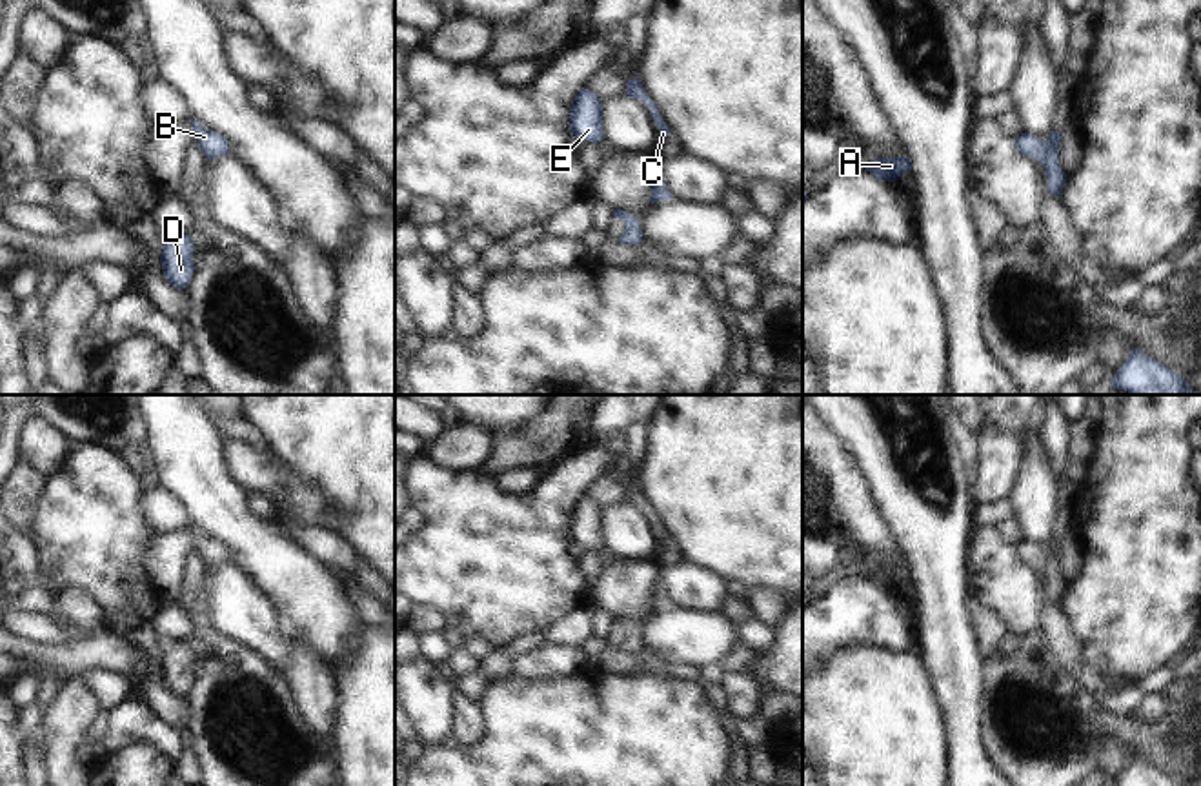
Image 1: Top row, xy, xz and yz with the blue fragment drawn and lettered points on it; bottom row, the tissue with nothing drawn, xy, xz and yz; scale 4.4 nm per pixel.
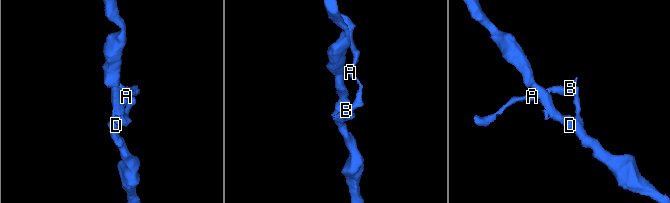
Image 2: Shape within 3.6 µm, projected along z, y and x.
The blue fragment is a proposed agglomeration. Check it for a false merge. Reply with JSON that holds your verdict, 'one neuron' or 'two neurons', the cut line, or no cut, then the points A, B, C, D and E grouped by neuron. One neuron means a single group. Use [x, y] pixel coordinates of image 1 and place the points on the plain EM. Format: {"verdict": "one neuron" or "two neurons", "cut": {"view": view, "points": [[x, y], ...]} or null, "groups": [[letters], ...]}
{"verdict": "two neurons", "cut": {"view": "yz", "points": [[1043, 550], [1030, 563]]}, "groups": [["A", "B", "C"], ["D", "E"]]}

